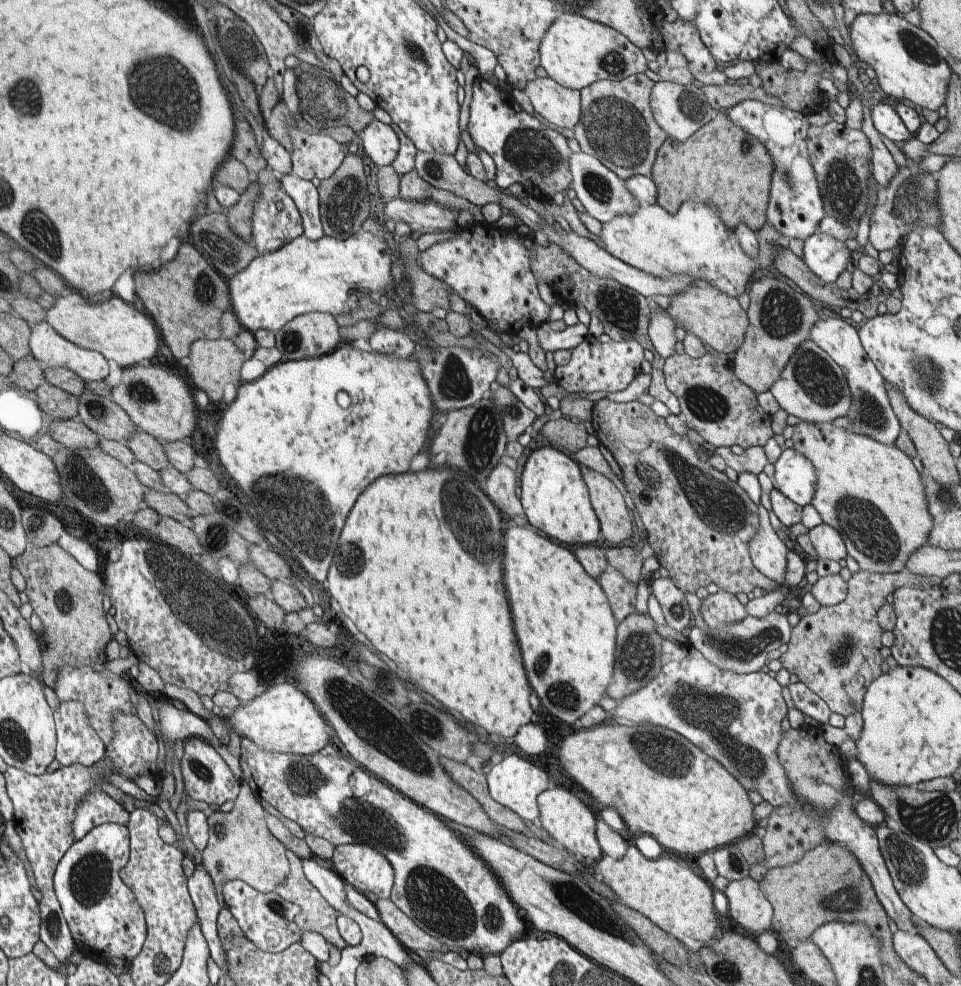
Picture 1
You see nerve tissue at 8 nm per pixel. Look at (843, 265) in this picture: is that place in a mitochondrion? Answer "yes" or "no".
no

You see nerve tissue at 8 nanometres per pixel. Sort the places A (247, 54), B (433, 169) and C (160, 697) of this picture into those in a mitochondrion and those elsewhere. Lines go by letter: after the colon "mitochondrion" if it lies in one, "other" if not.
A: mitochondrion
B: mitochondrion
C: other

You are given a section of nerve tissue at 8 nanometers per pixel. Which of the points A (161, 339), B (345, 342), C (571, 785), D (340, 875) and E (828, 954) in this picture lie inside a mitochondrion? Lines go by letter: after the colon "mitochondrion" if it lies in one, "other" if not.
A: other
B: other
C: other
D: other
E: other

